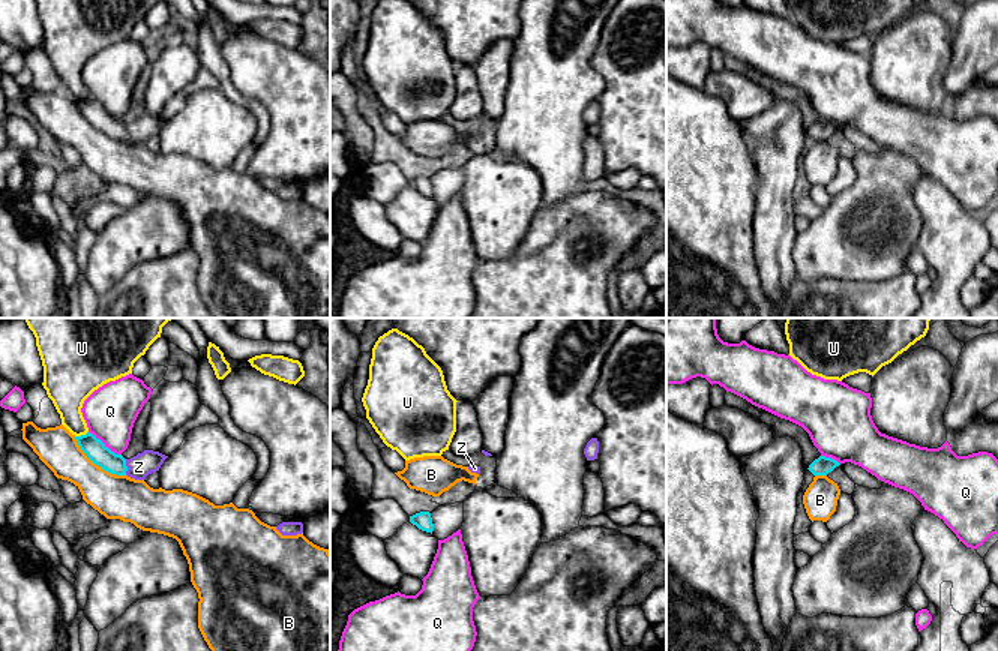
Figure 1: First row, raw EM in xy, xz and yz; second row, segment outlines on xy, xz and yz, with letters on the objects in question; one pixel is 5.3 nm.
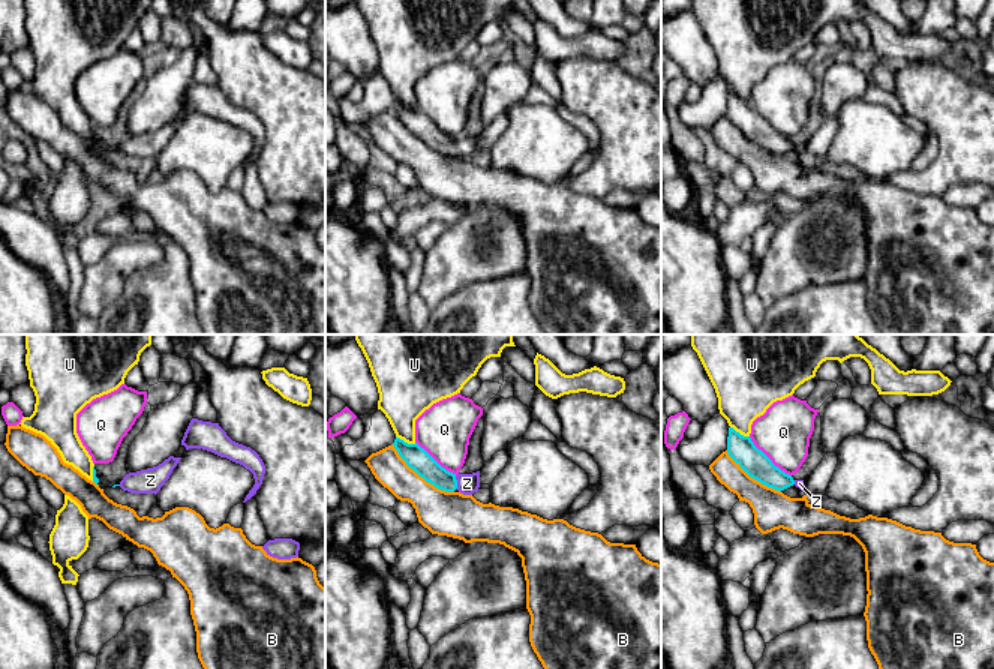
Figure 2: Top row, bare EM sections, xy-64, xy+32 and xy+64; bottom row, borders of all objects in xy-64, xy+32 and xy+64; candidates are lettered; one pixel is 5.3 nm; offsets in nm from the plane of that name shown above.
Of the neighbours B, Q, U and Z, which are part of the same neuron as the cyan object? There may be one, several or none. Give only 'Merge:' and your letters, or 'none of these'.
Merge: Z

